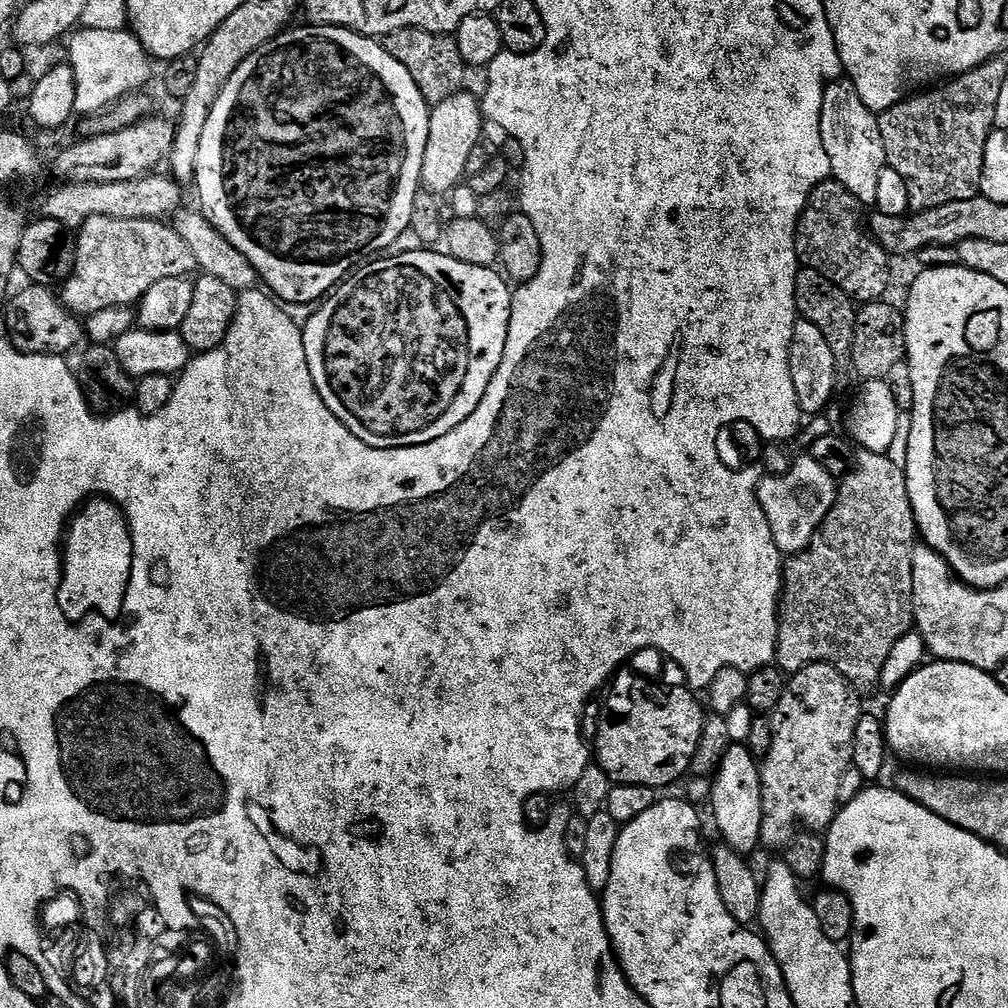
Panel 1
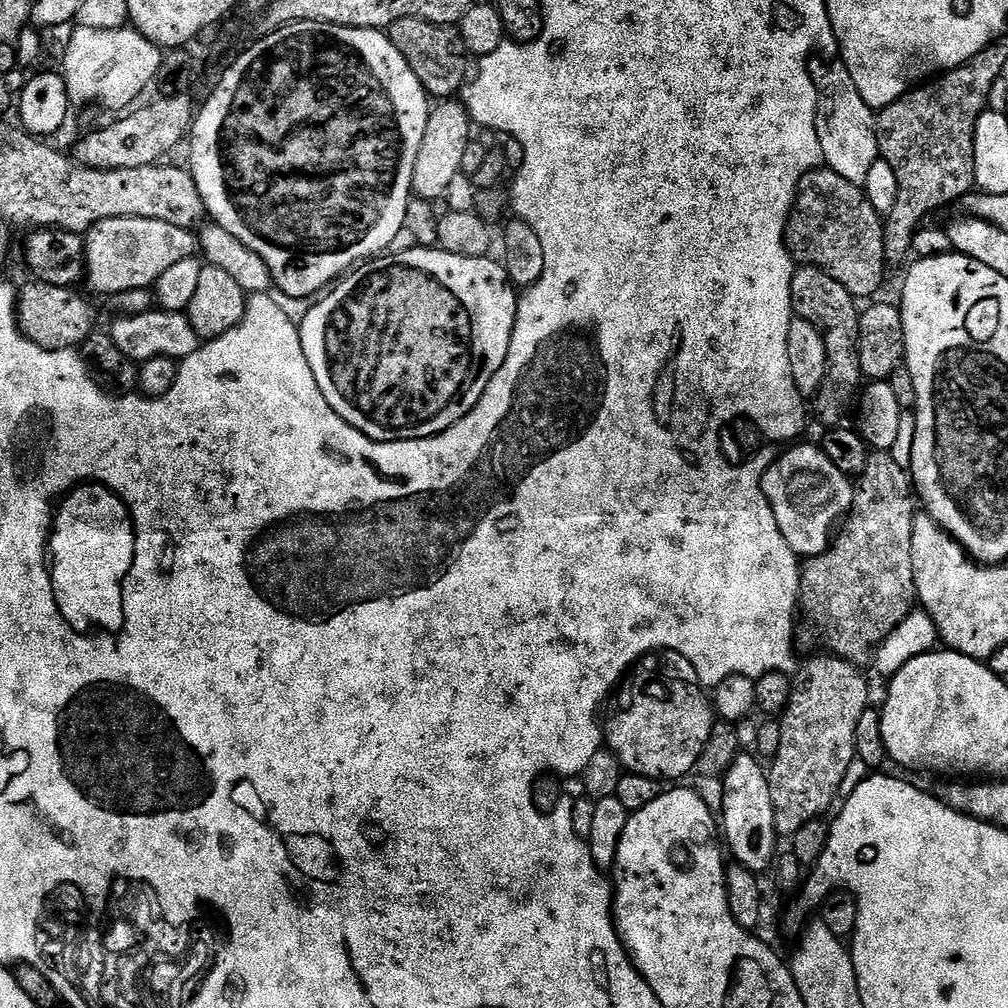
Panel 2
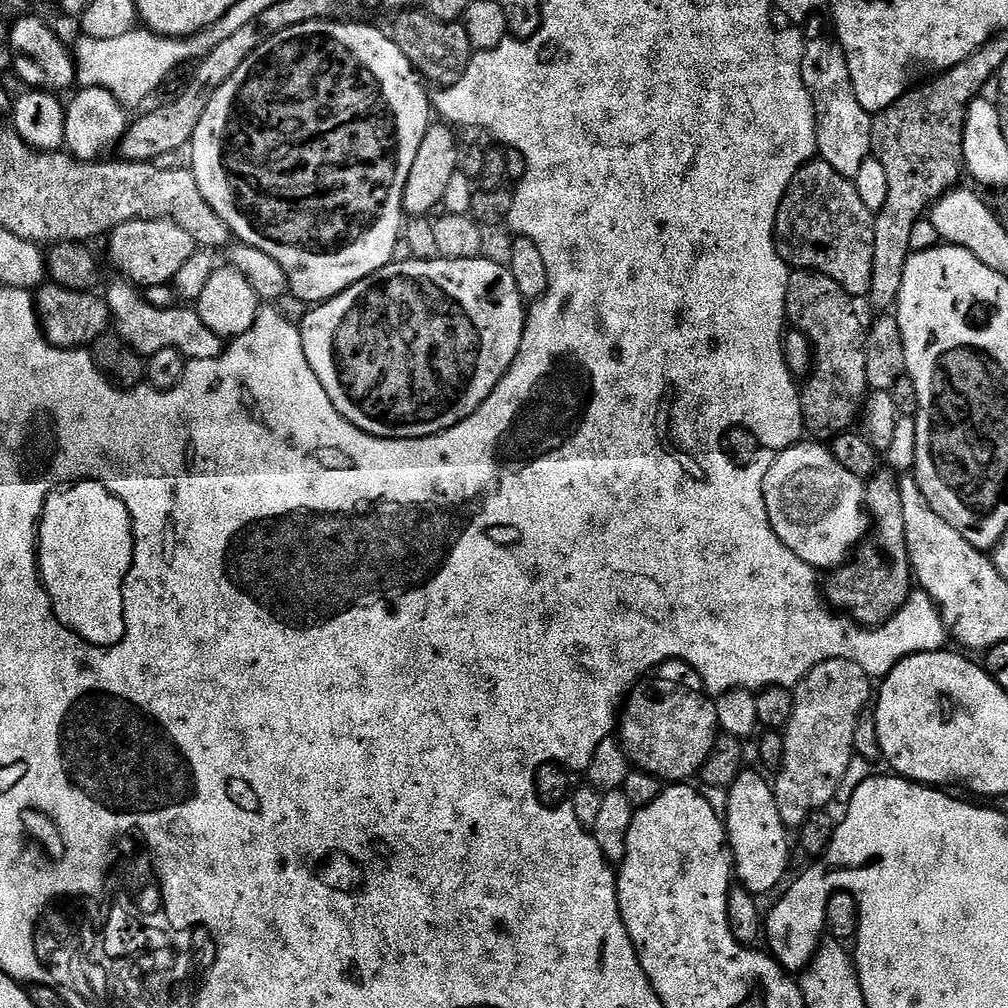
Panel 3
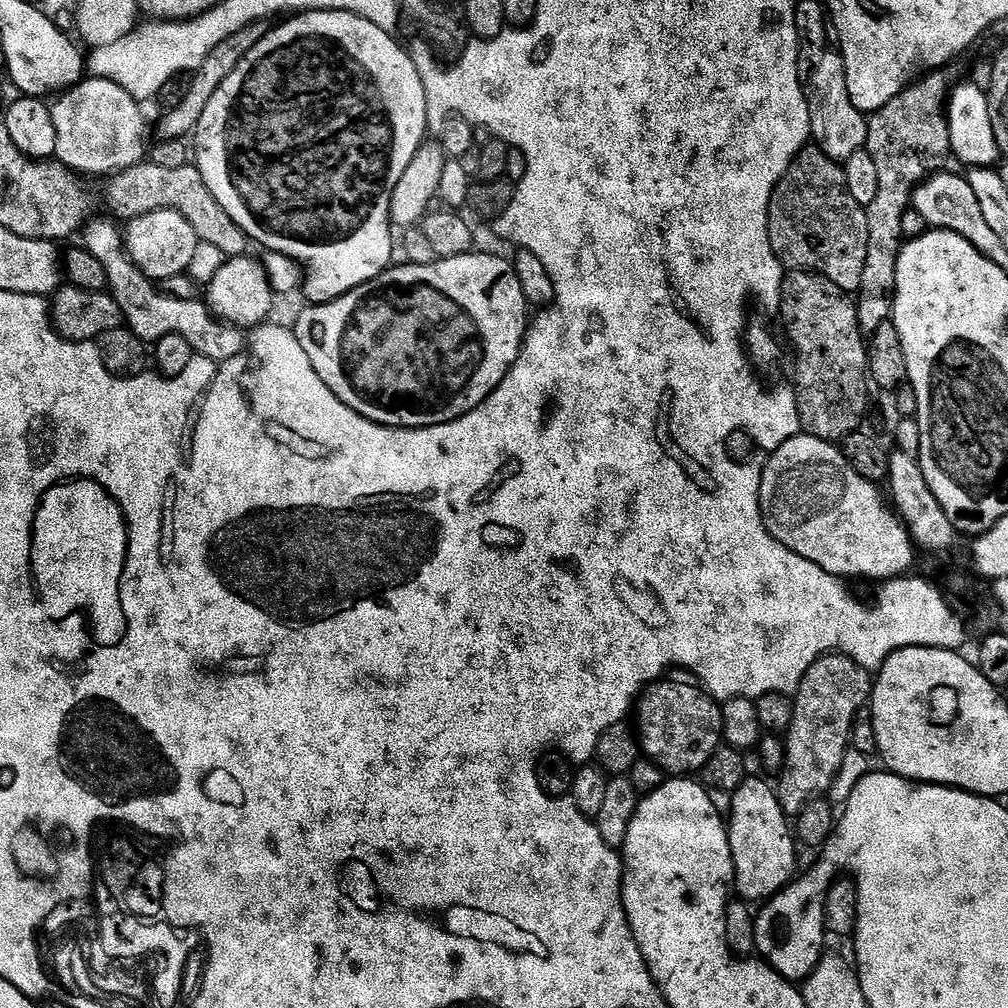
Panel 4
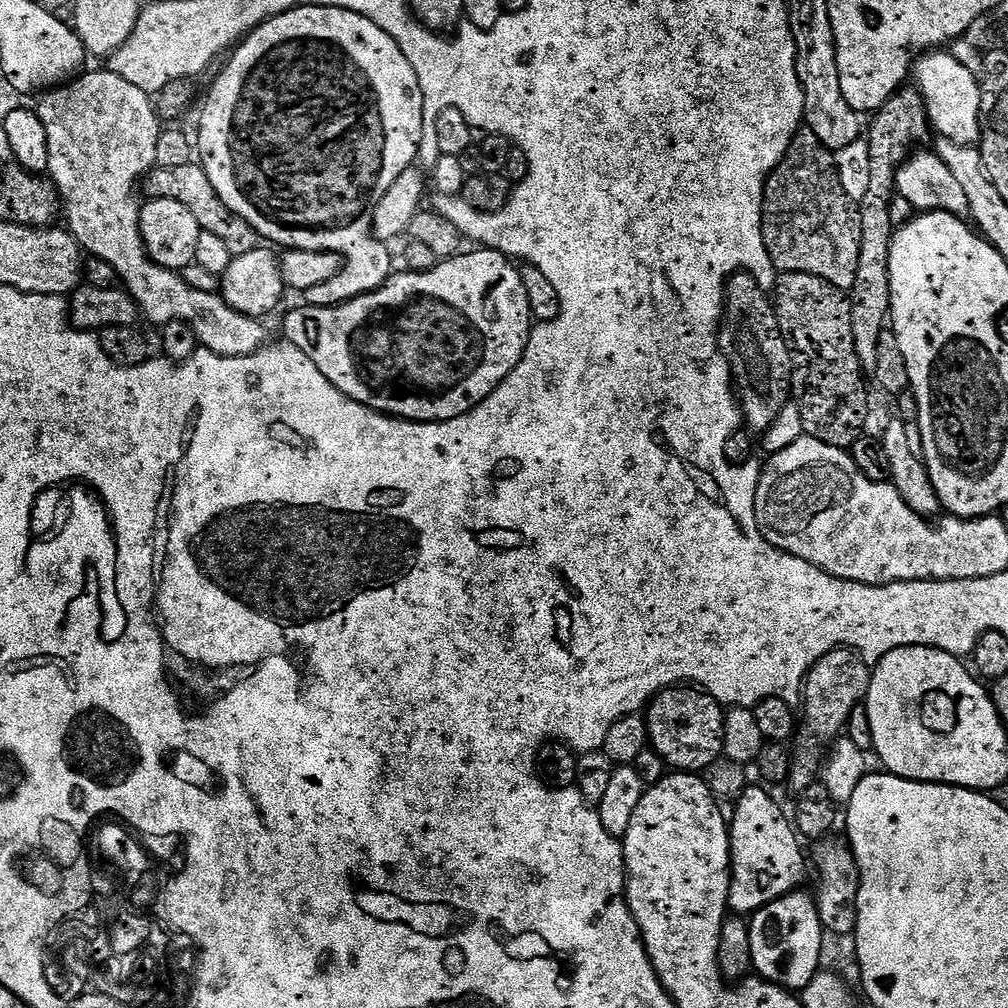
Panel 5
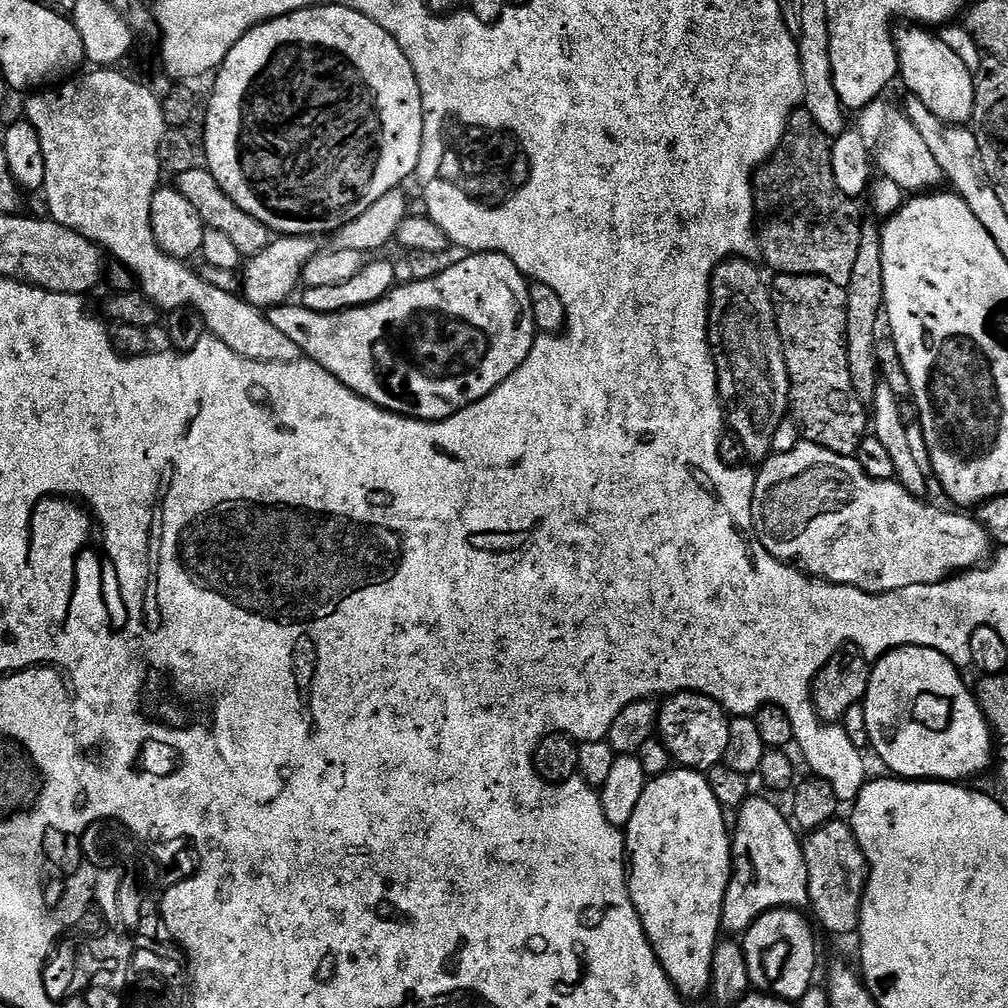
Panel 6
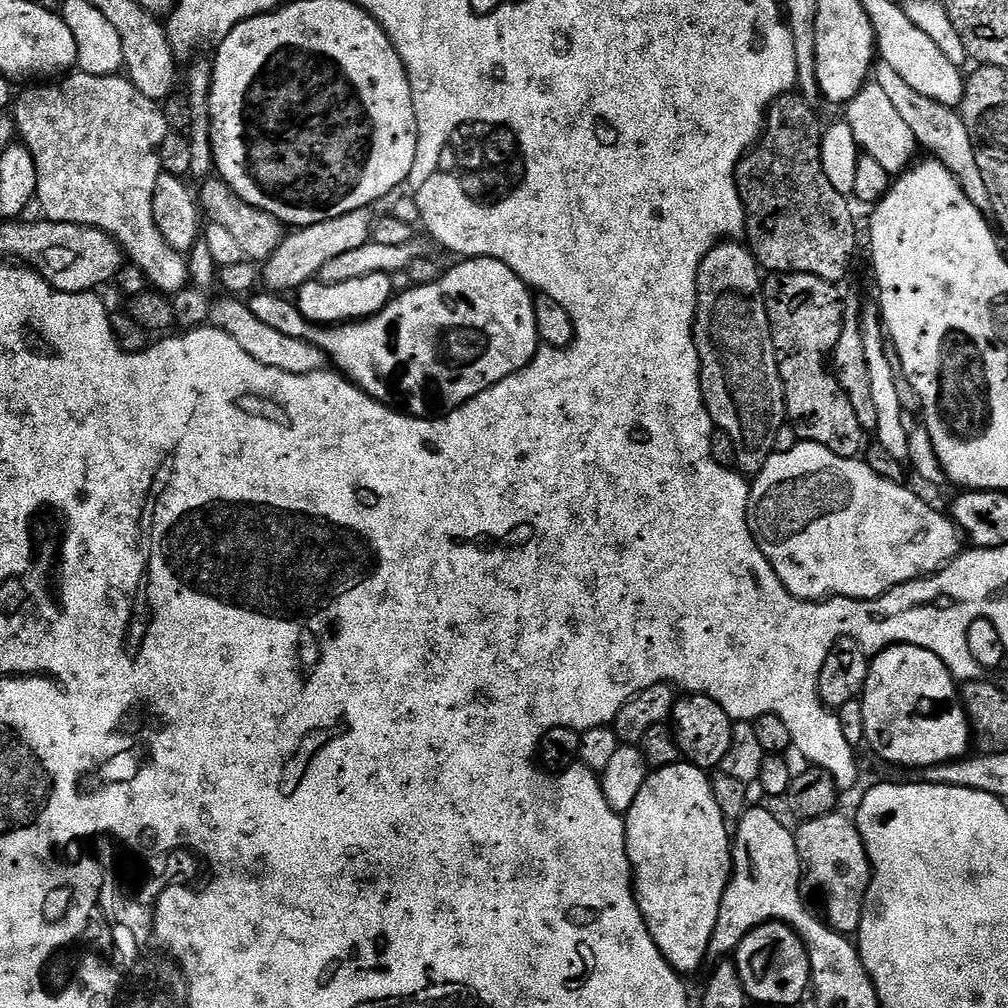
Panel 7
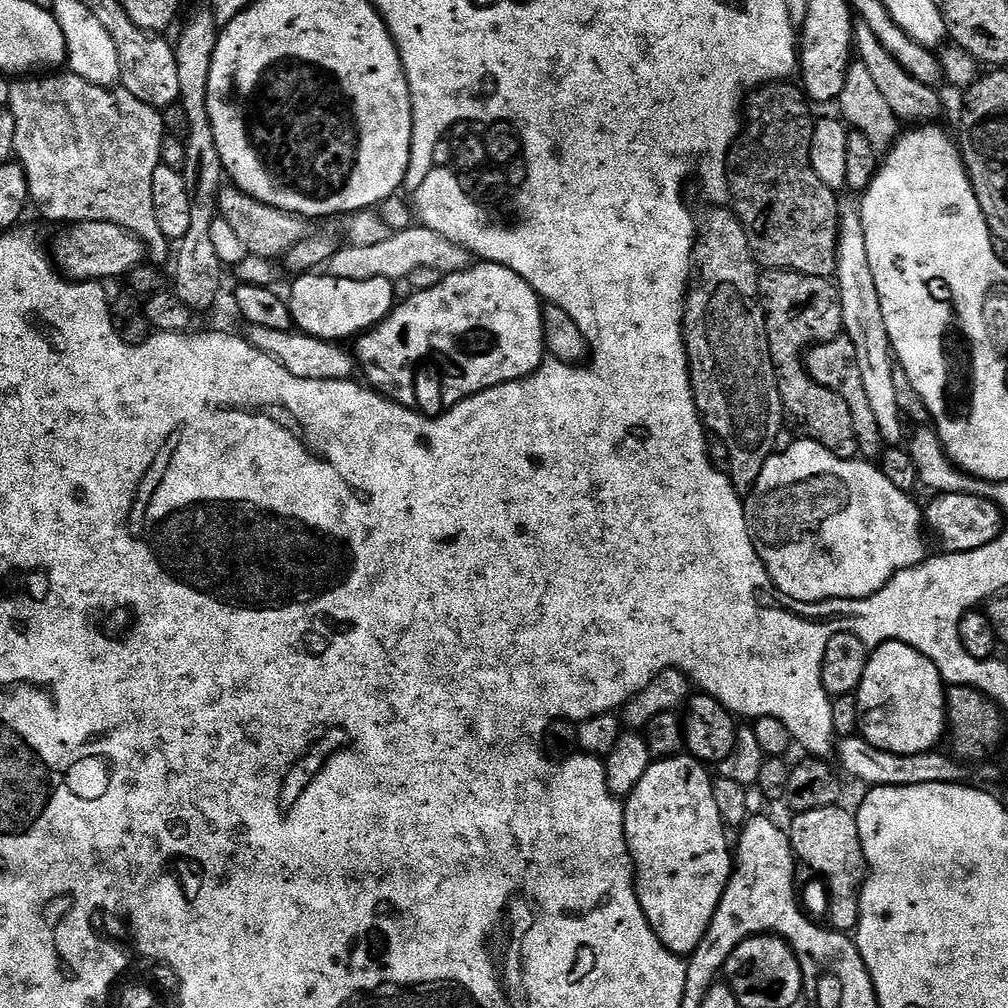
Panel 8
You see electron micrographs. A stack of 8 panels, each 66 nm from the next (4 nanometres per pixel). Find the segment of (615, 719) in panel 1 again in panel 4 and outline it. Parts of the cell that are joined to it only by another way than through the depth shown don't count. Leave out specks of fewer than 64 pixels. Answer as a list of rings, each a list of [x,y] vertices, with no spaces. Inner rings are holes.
[[[657,682],[644,689],[634,708],[634,731],[640,742],[640,751],[665,773],[676,778],[688,778],[699,773],[710,762],[714,750],[721,747],[724,734],[724,713],[721,705],[708,695],[703,687],[692,684],[664,684]]]

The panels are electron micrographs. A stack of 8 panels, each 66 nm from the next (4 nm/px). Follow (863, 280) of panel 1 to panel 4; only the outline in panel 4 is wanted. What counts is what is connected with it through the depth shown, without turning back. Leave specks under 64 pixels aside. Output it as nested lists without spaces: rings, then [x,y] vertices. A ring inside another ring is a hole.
[[[803,148],[778,182],[768,211],[768,237],[774,254],[785,269],[817,272],[819,276],[830,278],[830,282],[834,282],[834,286],[838,286],[843,292],[859,292],[862,270],[866,266],[868,213],[865,205],[854,202],[848,192],[843,167],[837,161],[831,160],[820,148]]]

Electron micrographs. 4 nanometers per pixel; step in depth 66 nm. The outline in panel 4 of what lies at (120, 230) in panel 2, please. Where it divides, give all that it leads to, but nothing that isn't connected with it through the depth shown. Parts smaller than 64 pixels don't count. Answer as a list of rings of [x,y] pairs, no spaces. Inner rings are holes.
[[[158,210],[129,220],[123,234],[128,257],[138,266],[138,270],[142,270],[142,274],[157,282],[185,275],[190,261],[194,259],[194,250],[198,250],[201,244],[194,234],[194,226],[190,226],[190,222],[174,210]]]

